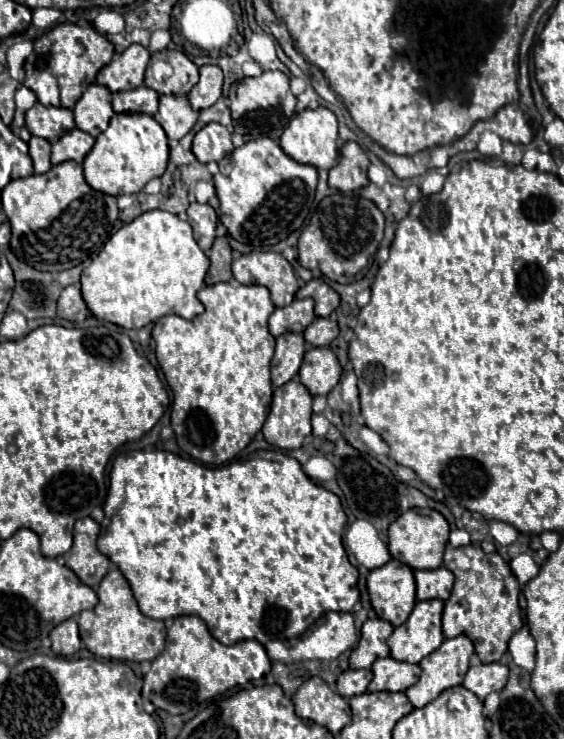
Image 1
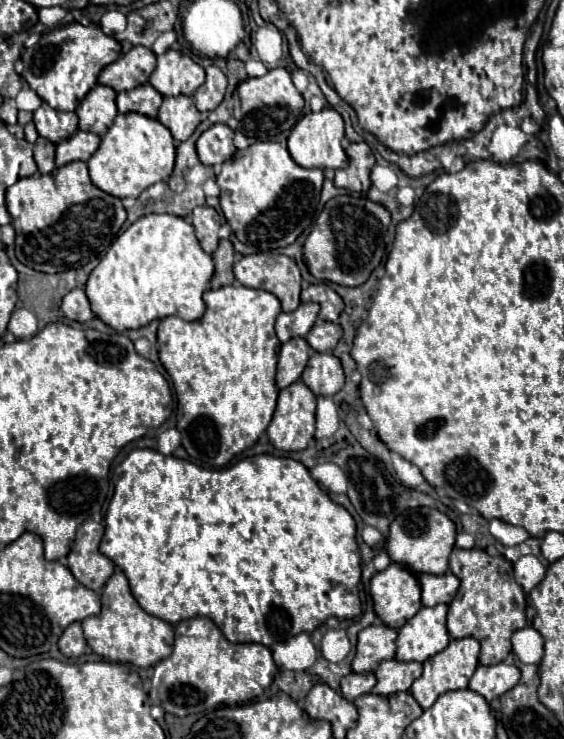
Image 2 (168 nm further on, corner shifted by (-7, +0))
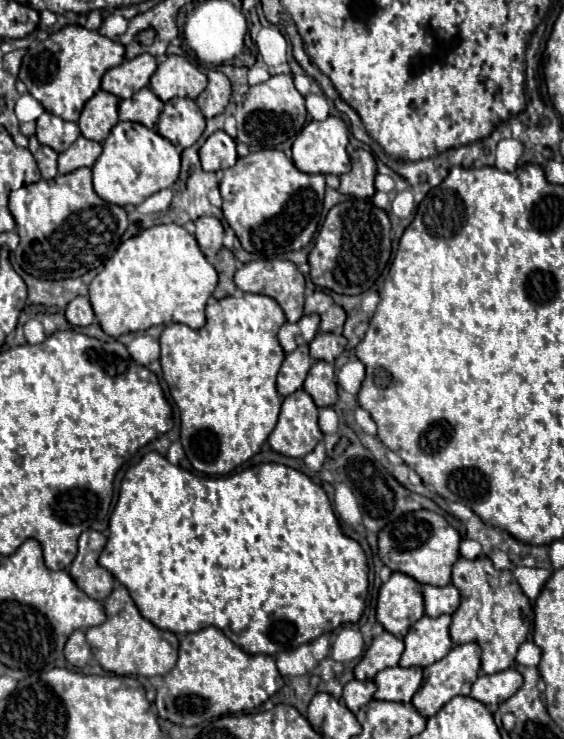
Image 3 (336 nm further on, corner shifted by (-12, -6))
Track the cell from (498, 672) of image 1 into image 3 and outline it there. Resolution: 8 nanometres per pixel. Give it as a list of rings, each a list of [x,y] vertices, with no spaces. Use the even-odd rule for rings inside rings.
[[[508,668],[498,674],[482,674],[472,684],[470,696],[482,704],[486,704],[492,712],[496,706],[500,706],[504,700],[508,700],[522,684],[522,674],[514,668]]]

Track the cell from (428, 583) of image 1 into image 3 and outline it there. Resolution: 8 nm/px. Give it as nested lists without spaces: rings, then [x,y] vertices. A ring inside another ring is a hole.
[[[452,584],[442,588],[424,586],[422,594],[424,594],[424,612],[430,618],[436,618],[442,614],[454,614],[456,608],[460,606],[460,592]]]

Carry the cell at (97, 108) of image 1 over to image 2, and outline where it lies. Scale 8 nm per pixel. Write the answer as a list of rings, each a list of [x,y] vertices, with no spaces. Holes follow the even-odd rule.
[[[97,84],[75,110],[79,116],[79,128],[103,136],[117,116],[115,98],[117,94],[113,88]]]

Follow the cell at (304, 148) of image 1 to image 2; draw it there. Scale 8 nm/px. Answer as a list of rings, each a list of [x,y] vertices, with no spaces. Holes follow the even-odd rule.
[[[323,108],[321,112],[311,112],[305,114],[293,128],[291,136],[289,136],[289,154],[291,158],[303,166],[303,168],[343,168],[347,166],[349,158],[341,146],[345,132],[343,132],[343,118],[335,108]]]

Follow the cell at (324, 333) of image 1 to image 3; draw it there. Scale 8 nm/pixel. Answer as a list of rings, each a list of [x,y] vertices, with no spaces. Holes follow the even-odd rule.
[[[318,332],[310,342],[310,356],[314,360],[324,360],[334,364],[334,360],[344,352],[346,338],[332,332]]]

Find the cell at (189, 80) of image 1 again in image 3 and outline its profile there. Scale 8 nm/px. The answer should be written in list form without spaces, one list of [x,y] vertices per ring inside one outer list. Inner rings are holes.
[[[168,56],[166,62],[158,64],[150,78],[150,88],[162,102],[168,102],[176,96],[196,98],[206,84],[206,76],[182,56]]]

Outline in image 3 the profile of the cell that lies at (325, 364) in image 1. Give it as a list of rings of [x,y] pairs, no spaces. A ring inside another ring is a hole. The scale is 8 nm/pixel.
[[[314,362],[312,372],[308,372],[308,380],[304,380],[304,390],[312,396],[318,408],[334,406],[338,400],[338,386],[336,386],[336,372],[334,366],[328,362]]]

